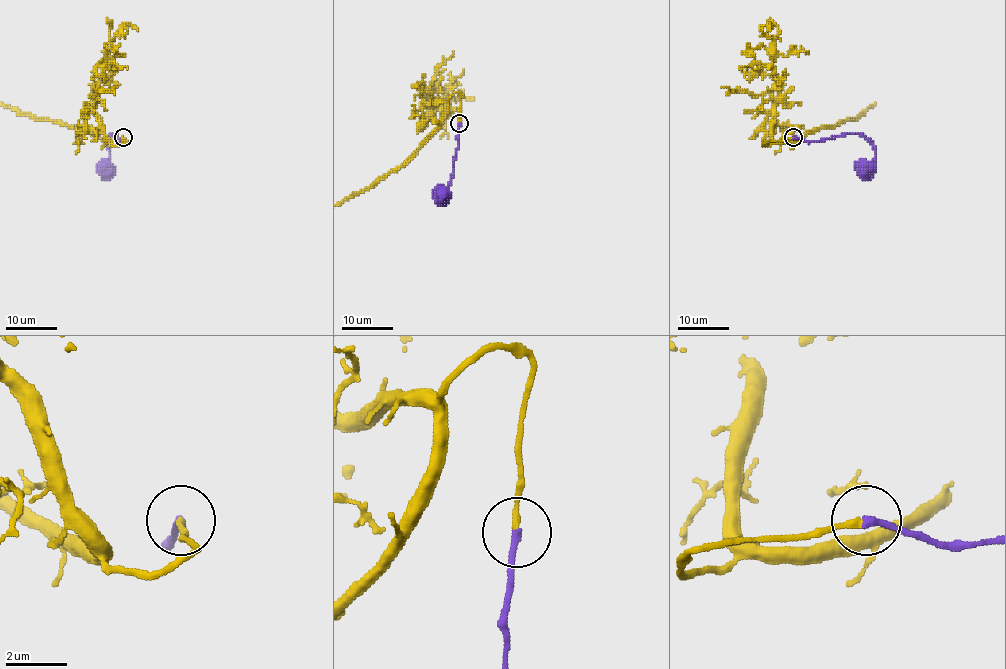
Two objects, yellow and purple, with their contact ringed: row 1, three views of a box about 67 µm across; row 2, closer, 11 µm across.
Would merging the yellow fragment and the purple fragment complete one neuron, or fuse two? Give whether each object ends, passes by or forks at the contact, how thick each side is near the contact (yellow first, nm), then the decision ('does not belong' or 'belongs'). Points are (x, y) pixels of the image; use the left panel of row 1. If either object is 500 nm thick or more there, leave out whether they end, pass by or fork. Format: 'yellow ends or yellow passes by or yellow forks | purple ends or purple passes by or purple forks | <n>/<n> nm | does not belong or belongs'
yellow ends | purple ends | 190/240 nm | belongs

